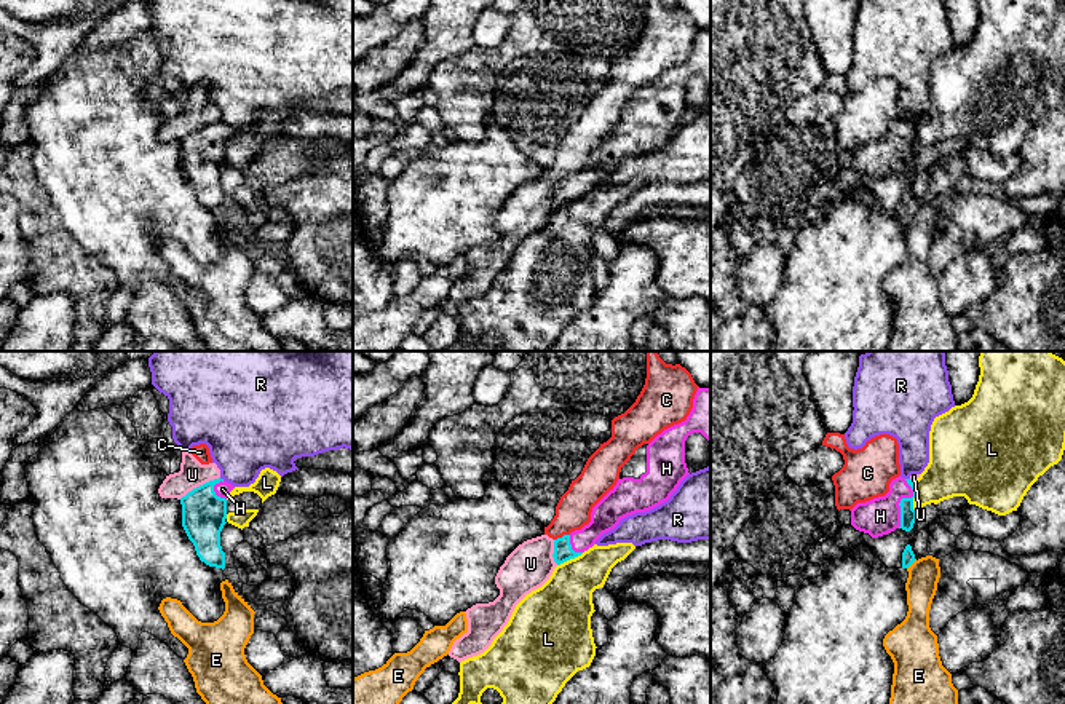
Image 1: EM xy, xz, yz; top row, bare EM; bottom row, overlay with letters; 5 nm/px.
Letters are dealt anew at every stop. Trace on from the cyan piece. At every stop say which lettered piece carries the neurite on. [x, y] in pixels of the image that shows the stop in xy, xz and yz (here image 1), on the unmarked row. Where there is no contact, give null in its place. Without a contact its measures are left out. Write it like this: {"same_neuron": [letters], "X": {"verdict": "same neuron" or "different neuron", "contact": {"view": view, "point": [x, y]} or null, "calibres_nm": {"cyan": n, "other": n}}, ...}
{"same_neuron": ["H"], "C": {"verdict": "different neuron", "contact": {"view": "xz", "point": [562, 179]}, "calibres_nm": {"cyan": 100, "other": 180}}, "E": {"verdict": "different neuron", "contact": {"view": "yz", "point": [912, 205]}, "calibres_nm": {"cyan": 60, "other": 160}}, "H": {"verdict": "same neuron", "contact": {"view": "yz", "point": [901, 142]}, "calibres_nm": {"cyan": 80, "other": 190}}, "L": {"verdict": "different neuron", "contact": {"view": "yz", "point": [914, 139]}, "calibres_nm": {"cyan": 80, "other": 280}}, "R": {"verdict": "different neuron", "contact": {"view": "xy", "point": [222, 122]}, "calibres_nm": {"cyan": 220, "other": 380}}, "U": {"verdict": "different neuron", "contact": {"view": "xy", "point": [200, 128]}, "calibres_nm": {"cyan": 220, "other": 140}}}

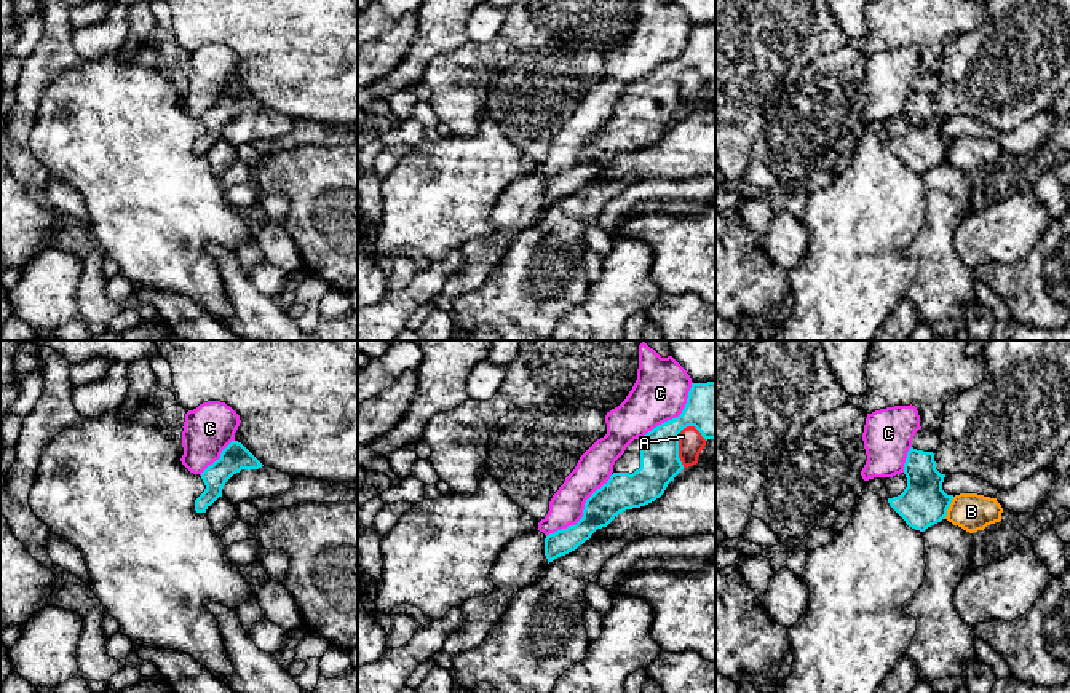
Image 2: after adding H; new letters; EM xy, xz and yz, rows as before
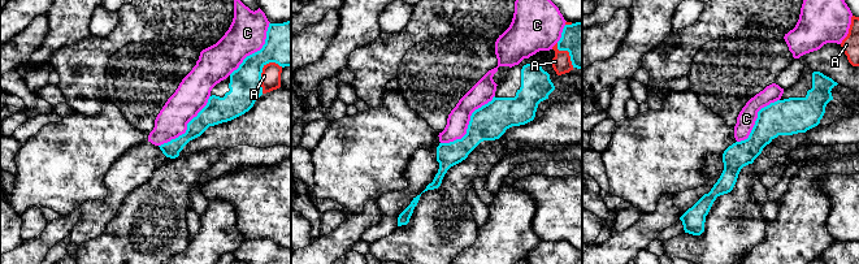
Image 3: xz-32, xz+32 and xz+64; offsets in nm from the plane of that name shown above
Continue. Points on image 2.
{"same_neuron": [], "A": {"verdict": "different neuron", "contact": {"view": "xz", "point": [677, 85]}, "calibres_nm": {"cyan": 280, "other": 130}}, "B": {"verdict": "different neuron", "contact": {"view": "yz", "point": [947, 150]}, "calibres_nm": {"cyan": 240, "other": 190}}, "C": {"verdict": "different neuron", "contact": {"view": "xz", "point": [583, 155]}, "calibres_nm": {"cyan": 190, "other": 180}}}

